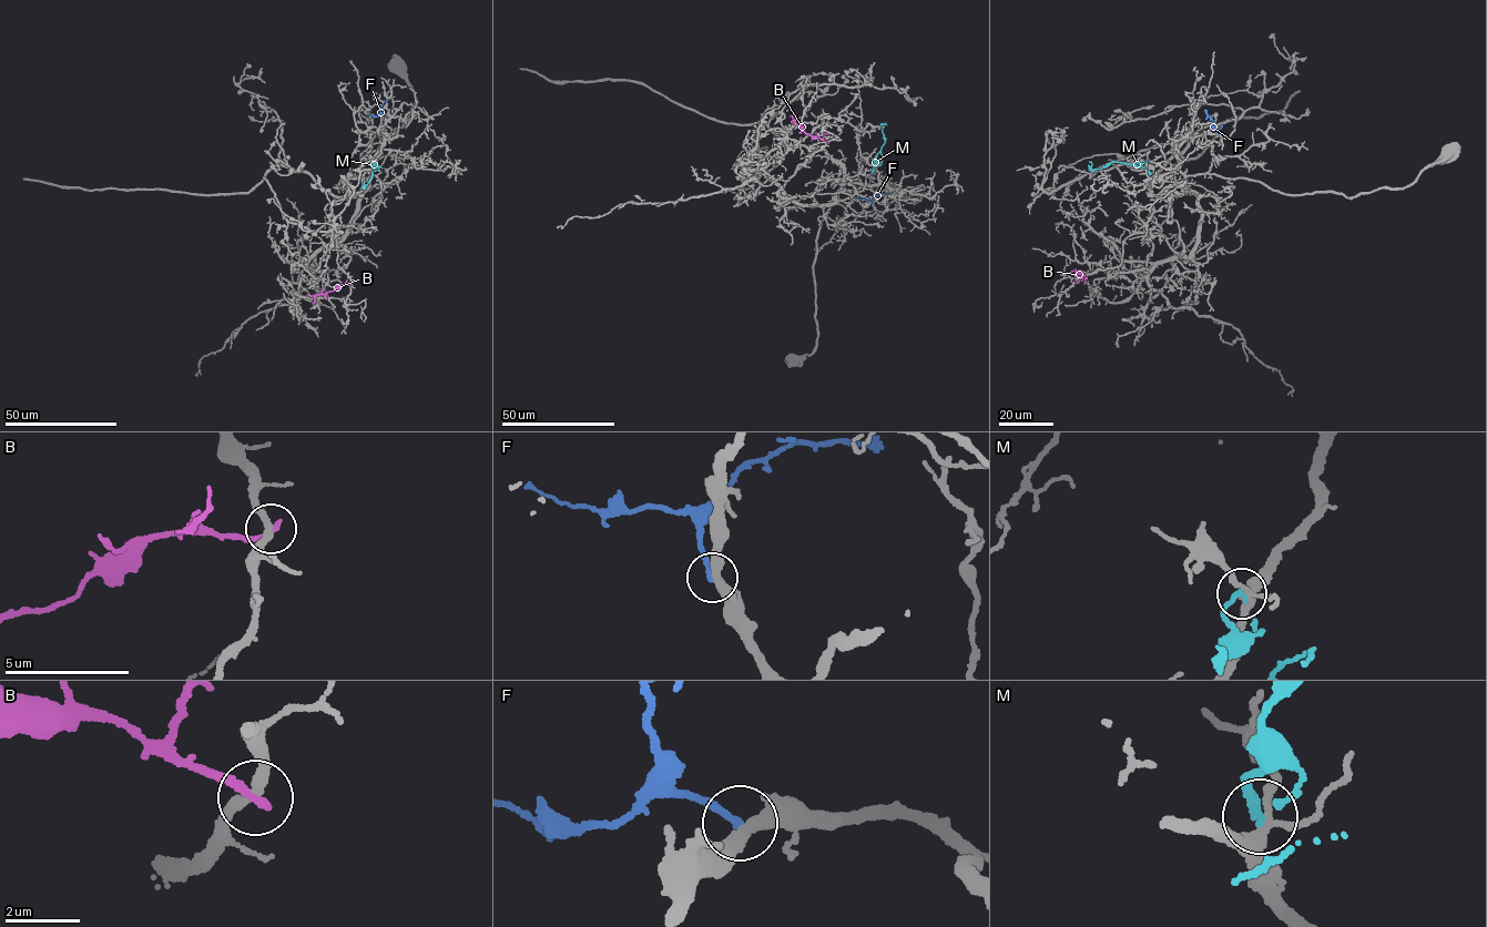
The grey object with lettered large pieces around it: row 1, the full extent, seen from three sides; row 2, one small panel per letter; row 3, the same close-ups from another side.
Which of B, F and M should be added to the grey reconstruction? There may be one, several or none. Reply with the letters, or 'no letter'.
no letter

